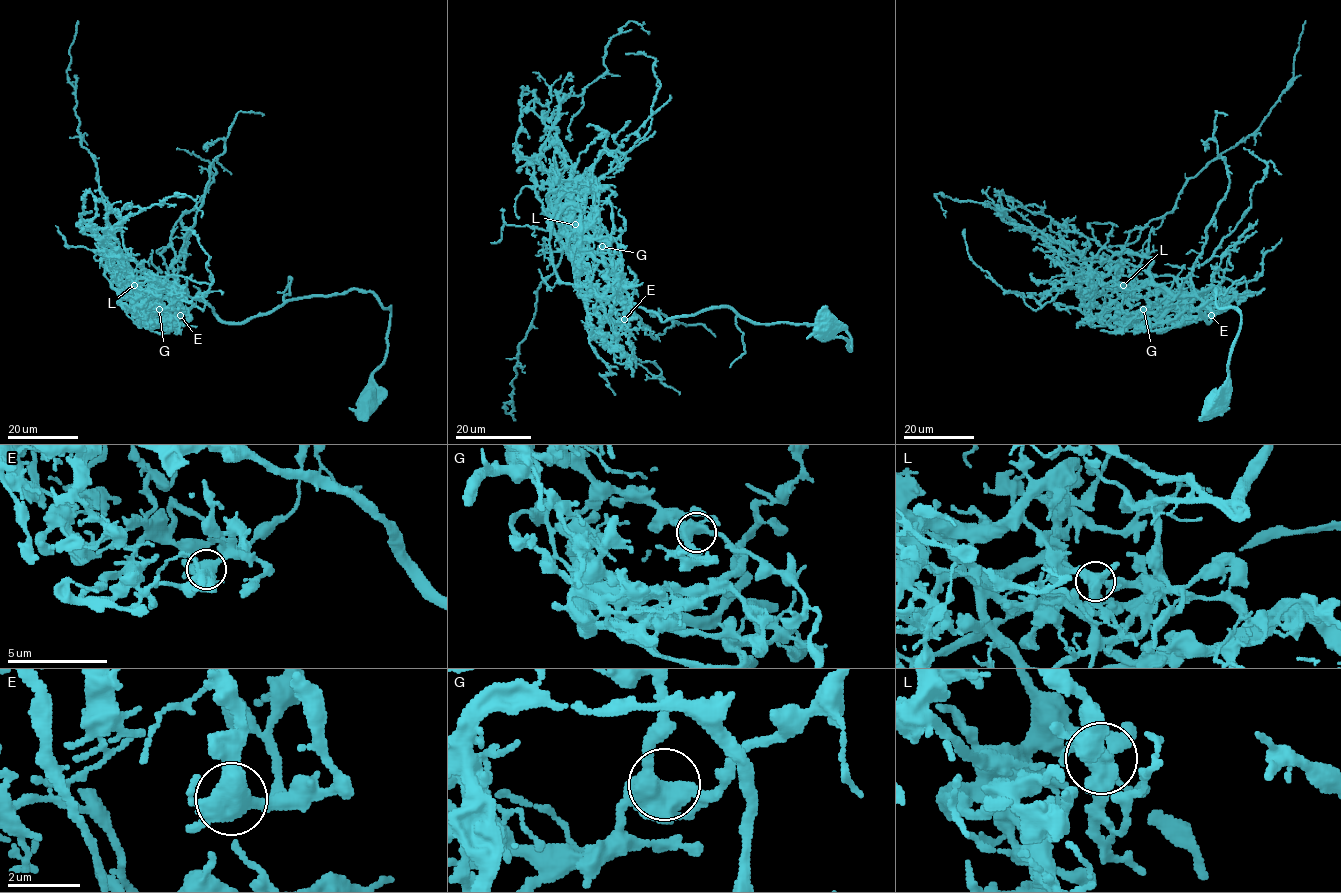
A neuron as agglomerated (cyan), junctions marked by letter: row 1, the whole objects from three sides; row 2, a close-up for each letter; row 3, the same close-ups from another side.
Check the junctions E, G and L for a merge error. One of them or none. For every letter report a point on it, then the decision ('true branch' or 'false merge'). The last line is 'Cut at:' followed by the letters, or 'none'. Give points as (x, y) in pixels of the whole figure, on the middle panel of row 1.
E: at (624, 319); true branch
G: at (602, 246); true branch
L: at (575, 224); true branch
Cut at: none

